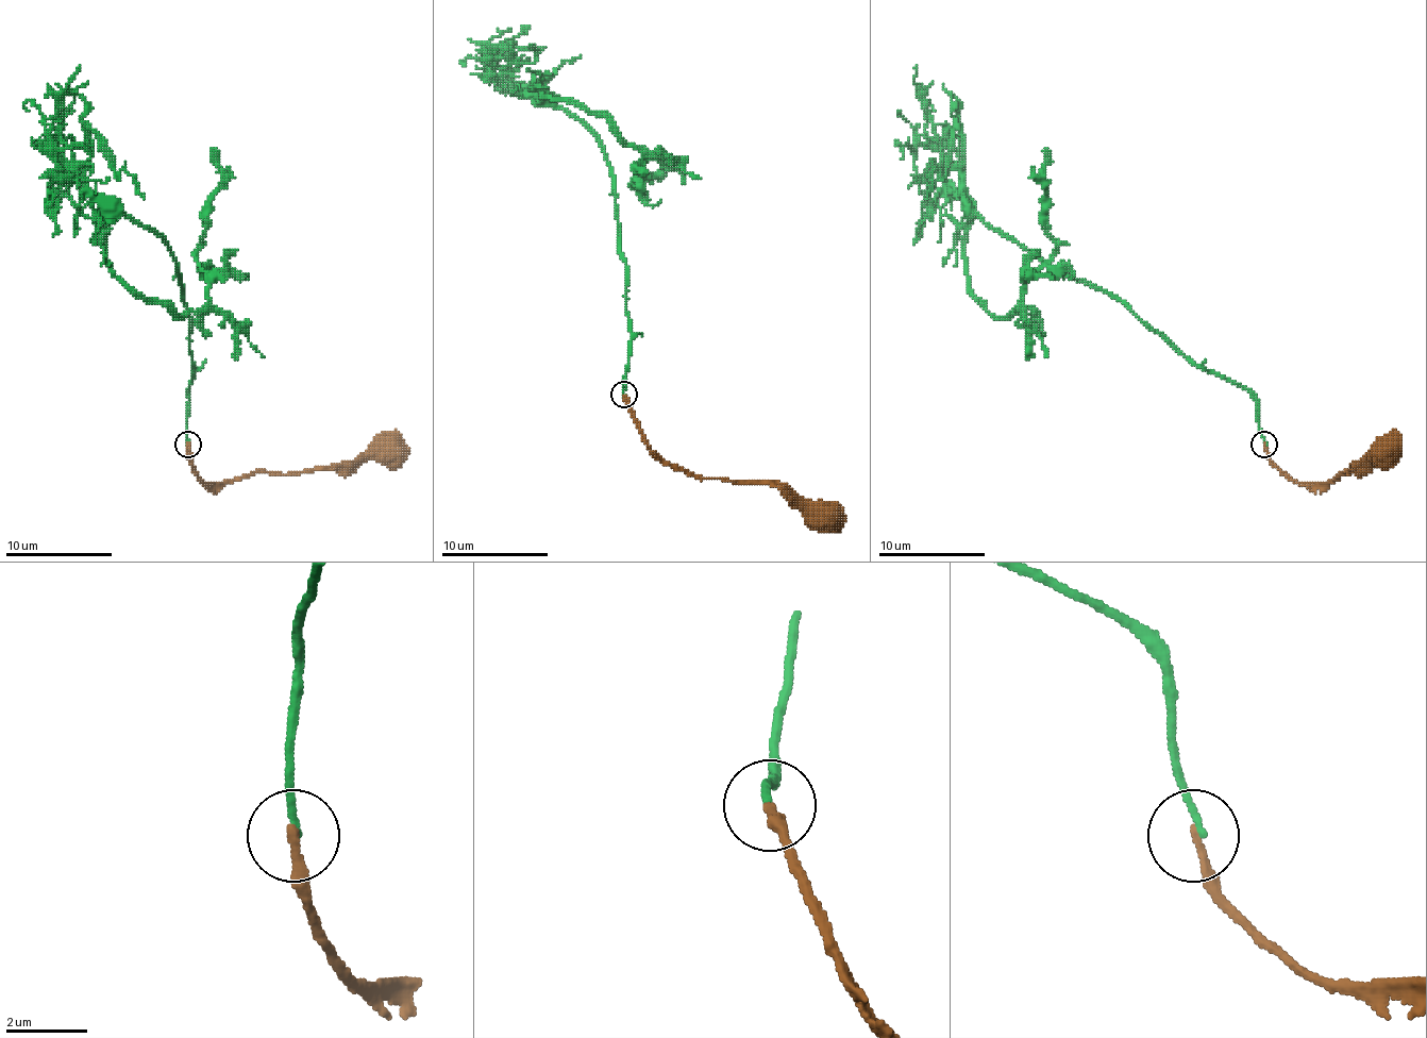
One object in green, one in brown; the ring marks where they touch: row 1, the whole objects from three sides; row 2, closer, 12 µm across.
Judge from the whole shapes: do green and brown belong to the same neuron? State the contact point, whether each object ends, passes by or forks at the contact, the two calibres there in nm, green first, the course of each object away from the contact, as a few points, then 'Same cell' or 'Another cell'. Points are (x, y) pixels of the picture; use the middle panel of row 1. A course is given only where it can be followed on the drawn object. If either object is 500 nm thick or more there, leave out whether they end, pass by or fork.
Place: (624, 395). At the ring green ends. At the ring brown ends. Thickness 160 nm (green) against 200 nm. Course of green: (623, 395), (632, 322), (613, 167), (542, 96), (599, 112), (644, 154), (634, 186), (648, 179). Course of brown: (623, 395), (639, 424), (644, 444), (666, 462), (703, 478), (781, 486), (821, 526), (842, 526). Another cell

